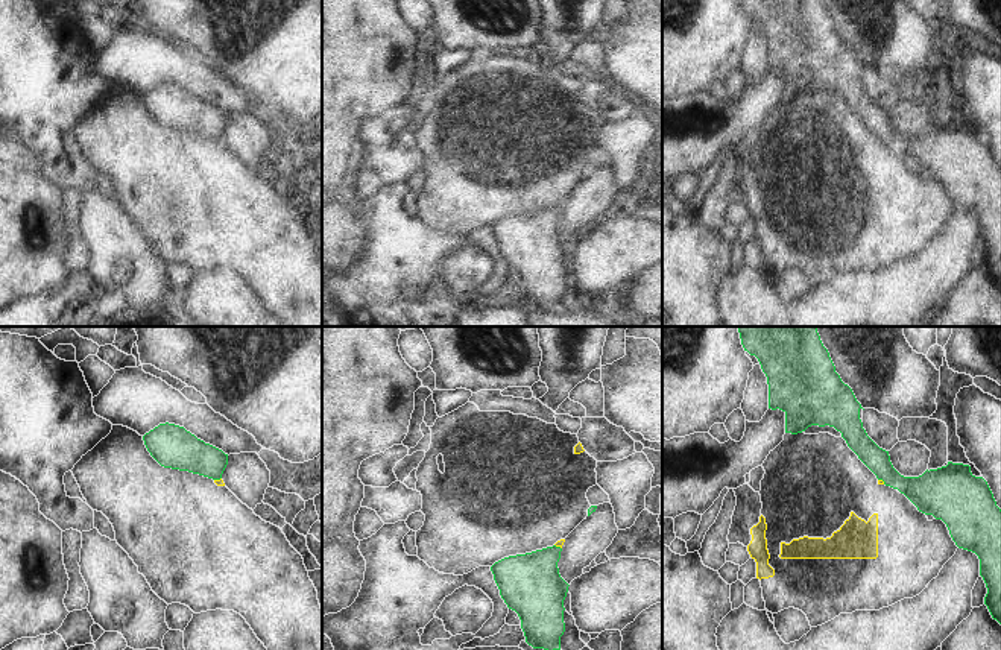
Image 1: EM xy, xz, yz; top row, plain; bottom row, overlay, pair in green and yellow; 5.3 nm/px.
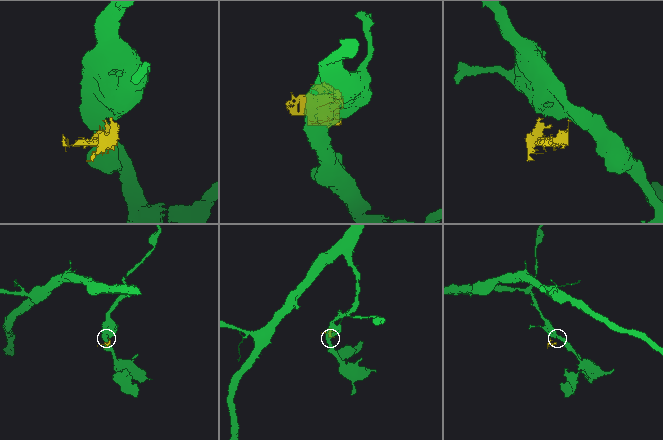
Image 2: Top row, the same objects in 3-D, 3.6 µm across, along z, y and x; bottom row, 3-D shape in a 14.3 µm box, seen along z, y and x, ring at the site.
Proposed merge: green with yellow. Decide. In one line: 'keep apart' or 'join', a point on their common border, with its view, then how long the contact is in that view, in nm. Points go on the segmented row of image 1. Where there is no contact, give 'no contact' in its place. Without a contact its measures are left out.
keep apart; meets green in yz at (881, 479); contact 50 nm long

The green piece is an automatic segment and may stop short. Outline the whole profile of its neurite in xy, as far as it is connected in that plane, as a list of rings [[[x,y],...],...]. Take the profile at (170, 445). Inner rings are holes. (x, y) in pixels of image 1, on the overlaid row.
[[[159,424],[143,440],[150,456],[164,468],[220,480],[228,465],[228,454],[175,424]]]

